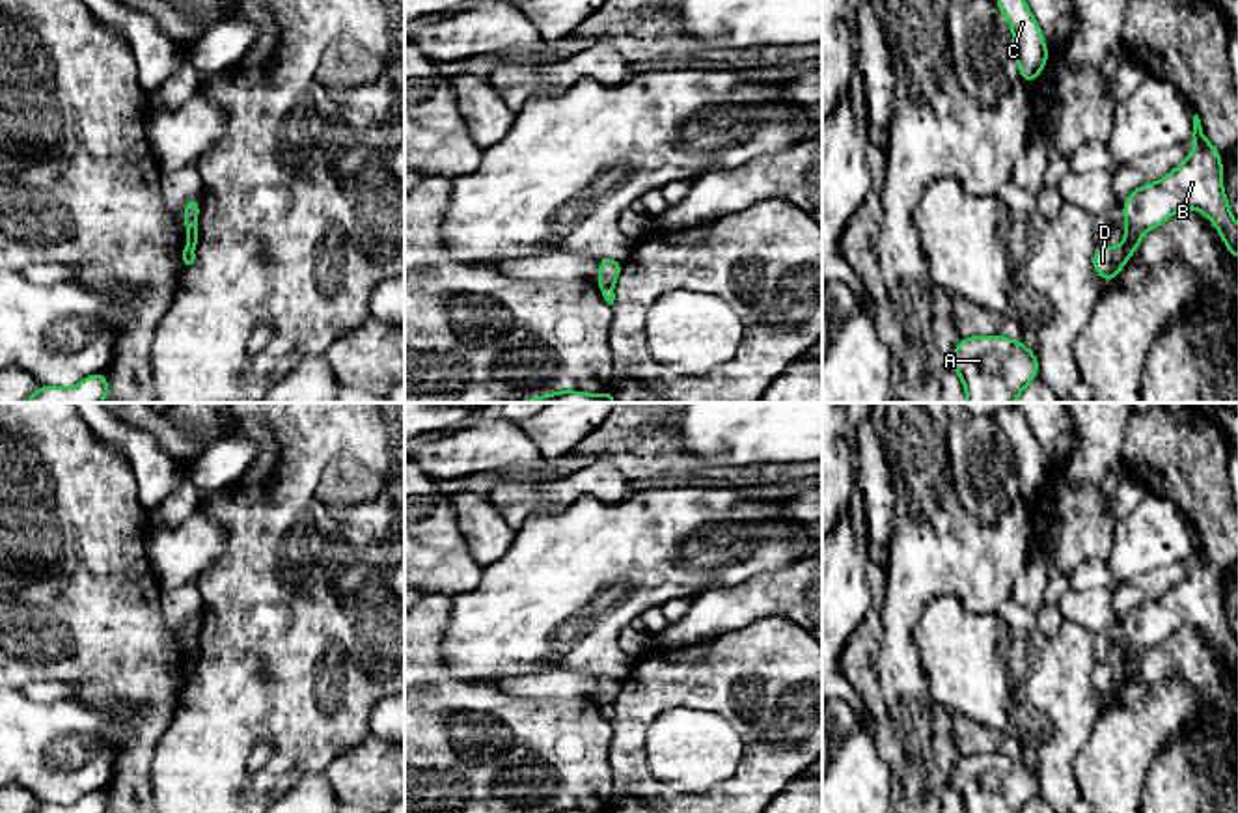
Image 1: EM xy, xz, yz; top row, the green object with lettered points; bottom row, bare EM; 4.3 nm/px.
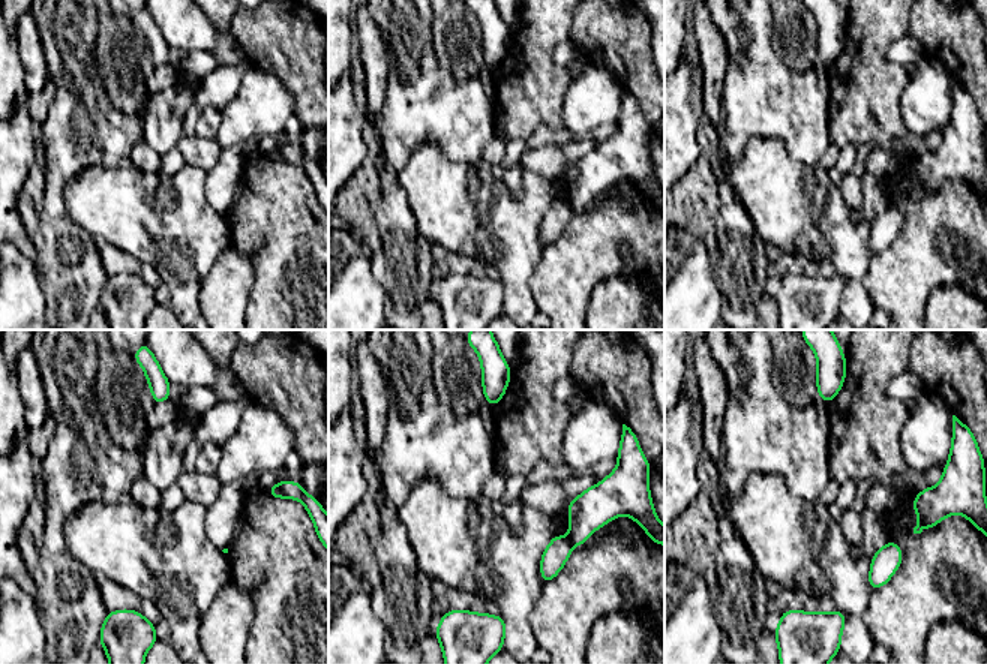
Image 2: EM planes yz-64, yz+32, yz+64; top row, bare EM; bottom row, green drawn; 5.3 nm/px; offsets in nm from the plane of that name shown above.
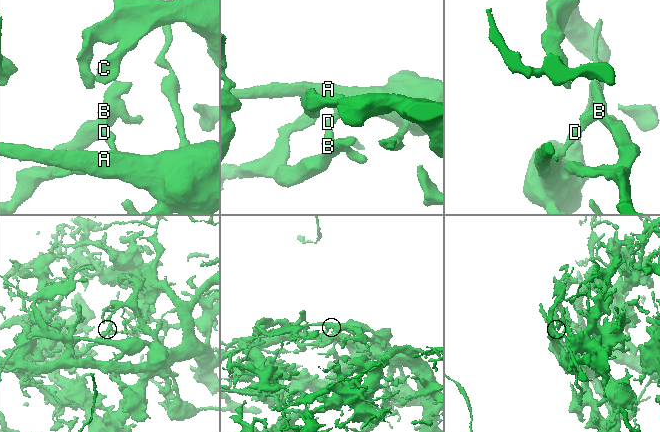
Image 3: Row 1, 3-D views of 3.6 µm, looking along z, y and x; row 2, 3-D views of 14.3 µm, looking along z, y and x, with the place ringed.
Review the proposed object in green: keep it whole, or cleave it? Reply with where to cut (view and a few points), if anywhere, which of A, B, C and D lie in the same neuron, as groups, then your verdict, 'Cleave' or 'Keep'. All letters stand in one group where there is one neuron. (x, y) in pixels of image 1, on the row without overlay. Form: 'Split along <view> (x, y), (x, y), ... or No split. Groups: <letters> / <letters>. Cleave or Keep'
Split along yz (1123, 662), (1128, 672). Groups: A D / B C. Cleave

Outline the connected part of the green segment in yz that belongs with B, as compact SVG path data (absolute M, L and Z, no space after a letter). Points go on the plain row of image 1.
M1193 533L1193 571L1158 600L1143 600L1122 621L1124 668L1134 673L1143 653L1165 641L1176 628L1191 625L1203 630L1221 653L1232 675L1238 675L1238 640L1227 621L1221 600L1221 571L1206 558L1201 537Z

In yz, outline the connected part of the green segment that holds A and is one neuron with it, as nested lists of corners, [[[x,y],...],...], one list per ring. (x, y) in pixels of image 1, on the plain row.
[[[971,753],[956,761],[951,785],[962,796],[966,813],[1020,813],[1039,794],[1039,774],[1022,759],[1005,753]]]

